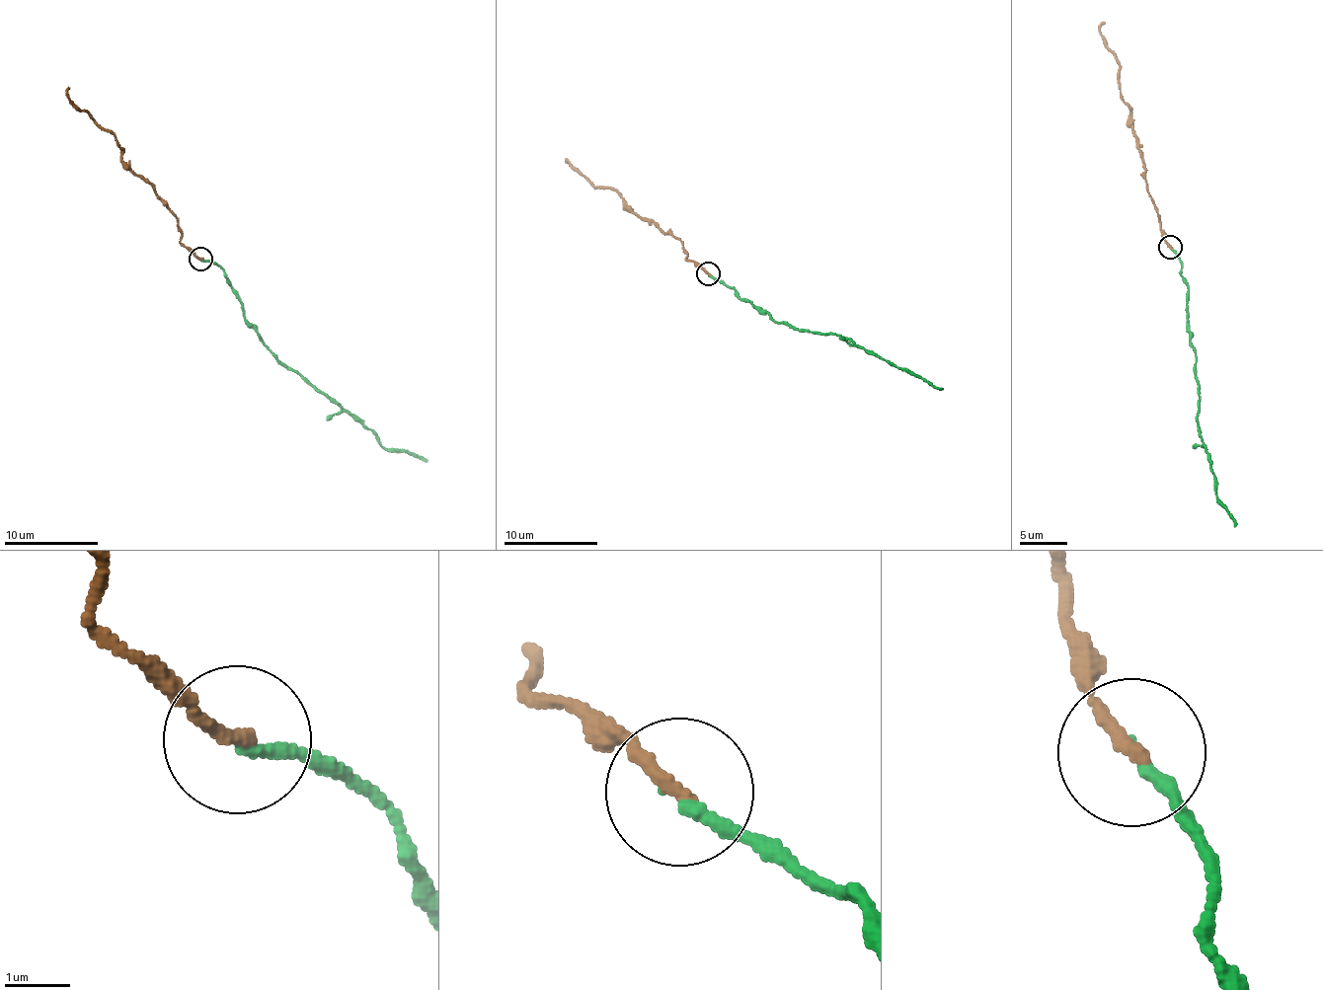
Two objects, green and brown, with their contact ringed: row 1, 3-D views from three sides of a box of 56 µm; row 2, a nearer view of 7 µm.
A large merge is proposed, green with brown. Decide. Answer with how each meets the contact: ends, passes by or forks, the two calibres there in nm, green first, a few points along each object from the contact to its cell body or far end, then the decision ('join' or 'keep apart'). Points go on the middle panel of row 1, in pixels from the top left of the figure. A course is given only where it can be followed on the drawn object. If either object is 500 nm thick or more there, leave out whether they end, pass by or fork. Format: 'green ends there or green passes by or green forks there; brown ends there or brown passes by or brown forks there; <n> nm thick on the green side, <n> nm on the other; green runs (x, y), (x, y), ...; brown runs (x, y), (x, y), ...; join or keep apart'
green ends there; brown ends there; 200 nm thick on the green side, 240 nm on the other; green runs (707, 275), (732, 288), (771, 320), (844, 336), (886, 361), (943, 389); brown runs (707, 272), (685, 258), (687, 253), (672, 233), (631, 213), (616, 190), (591, 185), (569, 162); join

